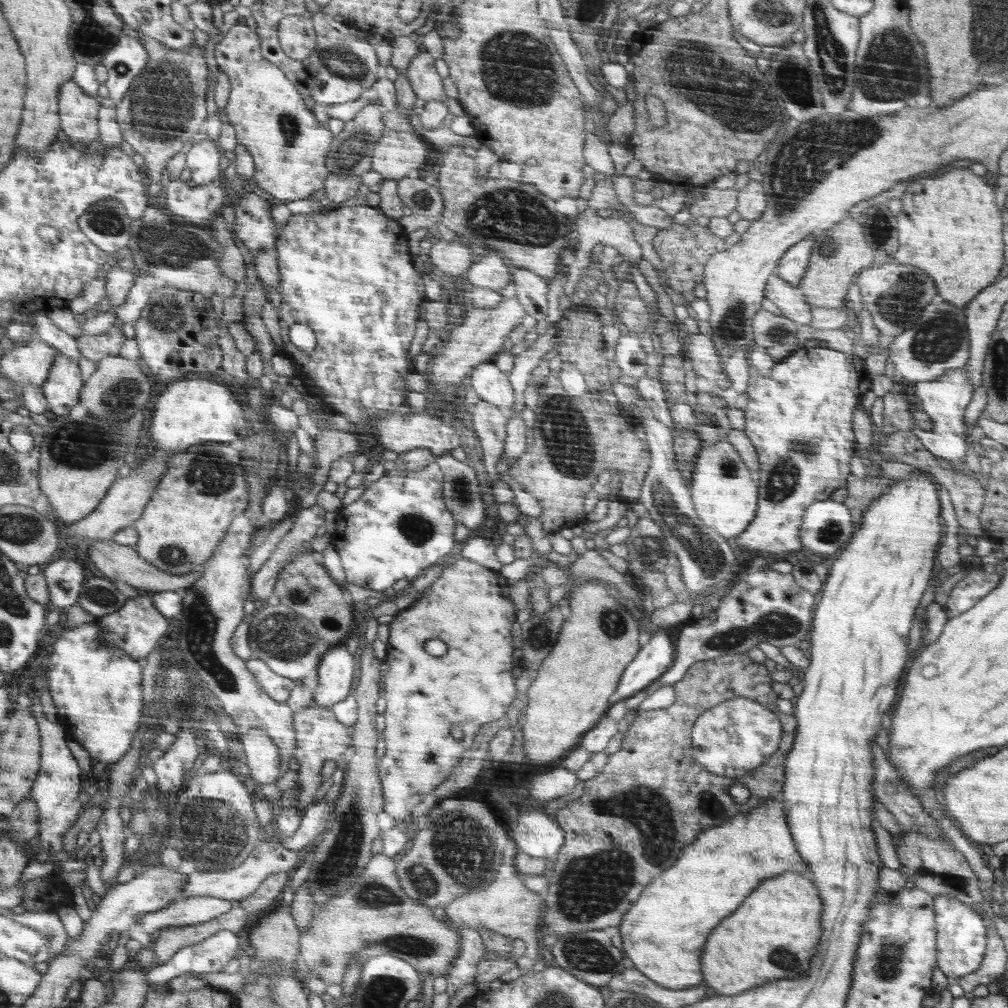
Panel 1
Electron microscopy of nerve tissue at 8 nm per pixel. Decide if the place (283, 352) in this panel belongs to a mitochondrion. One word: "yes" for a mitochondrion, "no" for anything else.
no

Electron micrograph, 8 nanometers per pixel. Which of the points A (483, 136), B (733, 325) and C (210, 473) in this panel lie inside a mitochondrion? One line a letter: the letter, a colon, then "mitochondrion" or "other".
A: other
B: mitochondrion
C: mitochondrion

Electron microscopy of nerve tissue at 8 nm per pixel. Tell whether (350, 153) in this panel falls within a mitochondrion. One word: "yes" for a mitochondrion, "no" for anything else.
yes

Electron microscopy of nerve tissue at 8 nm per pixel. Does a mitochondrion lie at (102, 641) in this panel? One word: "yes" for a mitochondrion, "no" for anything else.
no

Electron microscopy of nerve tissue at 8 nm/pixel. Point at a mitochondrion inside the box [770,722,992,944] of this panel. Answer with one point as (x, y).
(953, 881)

